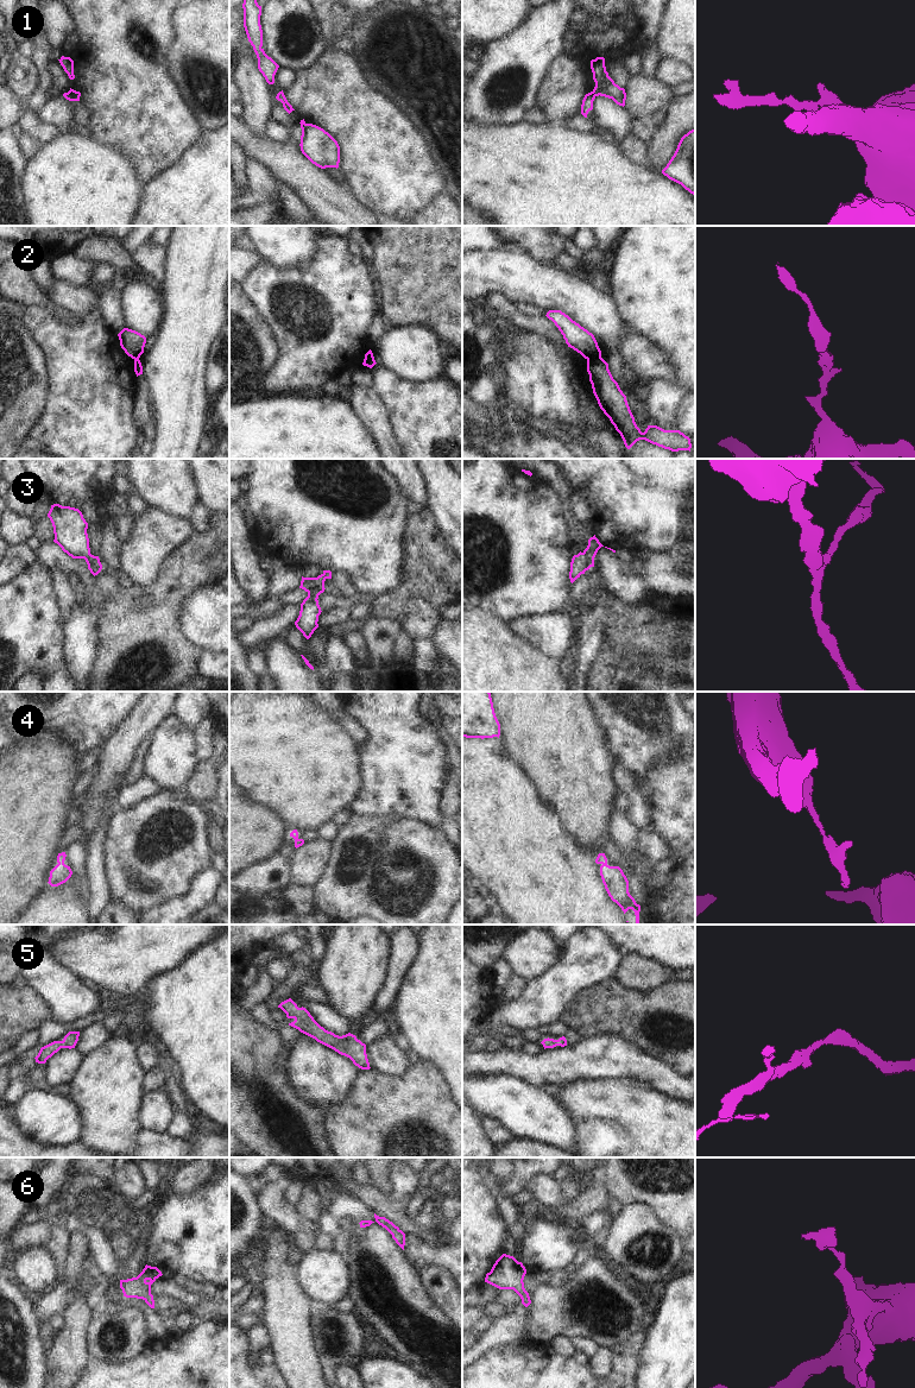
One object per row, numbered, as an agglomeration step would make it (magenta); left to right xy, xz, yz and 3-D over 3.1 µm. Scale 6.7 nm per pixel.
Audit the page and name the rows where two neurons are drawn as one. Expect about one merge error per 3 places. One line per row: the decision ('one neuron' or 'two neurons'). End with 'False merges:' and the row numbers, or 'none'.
1: two neurons
2: two neurons
3: one neuron
4: one neuron
5: one neuron
6: one neuron
False merges: 1, 2

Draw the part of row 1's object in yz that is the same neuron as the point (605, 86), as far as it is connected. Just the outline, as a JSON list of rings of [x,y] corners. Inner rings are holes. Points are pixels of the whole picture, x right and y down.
[[[597,57],[591,61],[591,69],[595,87],[593,89],[594,96],[605,96],[612,99],[617,105],[625,106],[626,93],[608,76],[605,67],[605,58]]]

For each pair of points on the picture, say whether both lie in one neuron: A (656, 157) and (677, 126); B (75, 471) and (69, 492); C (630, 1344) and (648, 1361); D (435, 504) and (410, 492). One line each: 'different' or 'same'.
A: same
B: same
C: different
D: different

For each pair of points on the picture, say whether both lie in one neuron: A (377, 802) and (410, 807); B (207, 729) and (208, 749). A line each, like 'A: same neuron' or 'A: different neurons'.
A: same neuron
B: same neuron

